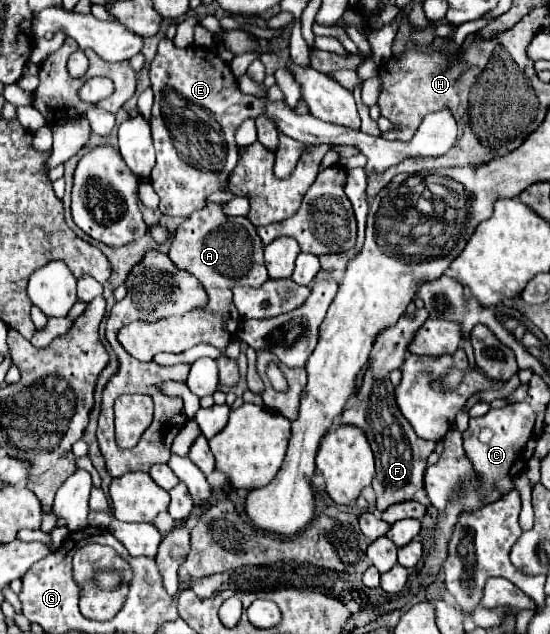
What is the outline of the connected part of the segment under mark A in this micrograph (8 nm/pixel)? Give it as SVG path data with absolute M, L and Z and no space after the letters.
M208 204L206 208L194 212L174 234L170 260L176 268L190 272L208 294L208 304L204 310L186 312L182 316L168 316L156 322L136 320L126 324L118 340L124 350L136 360L152 360L158 352L184 352L200 342L214 344L224 352L228 342L236 336L240 326L240 316L232 304L232 288L234 286L260 286L266 282L266 266L264 266L264 246L256 234L256 226L246 218L224 216L220 204Z

